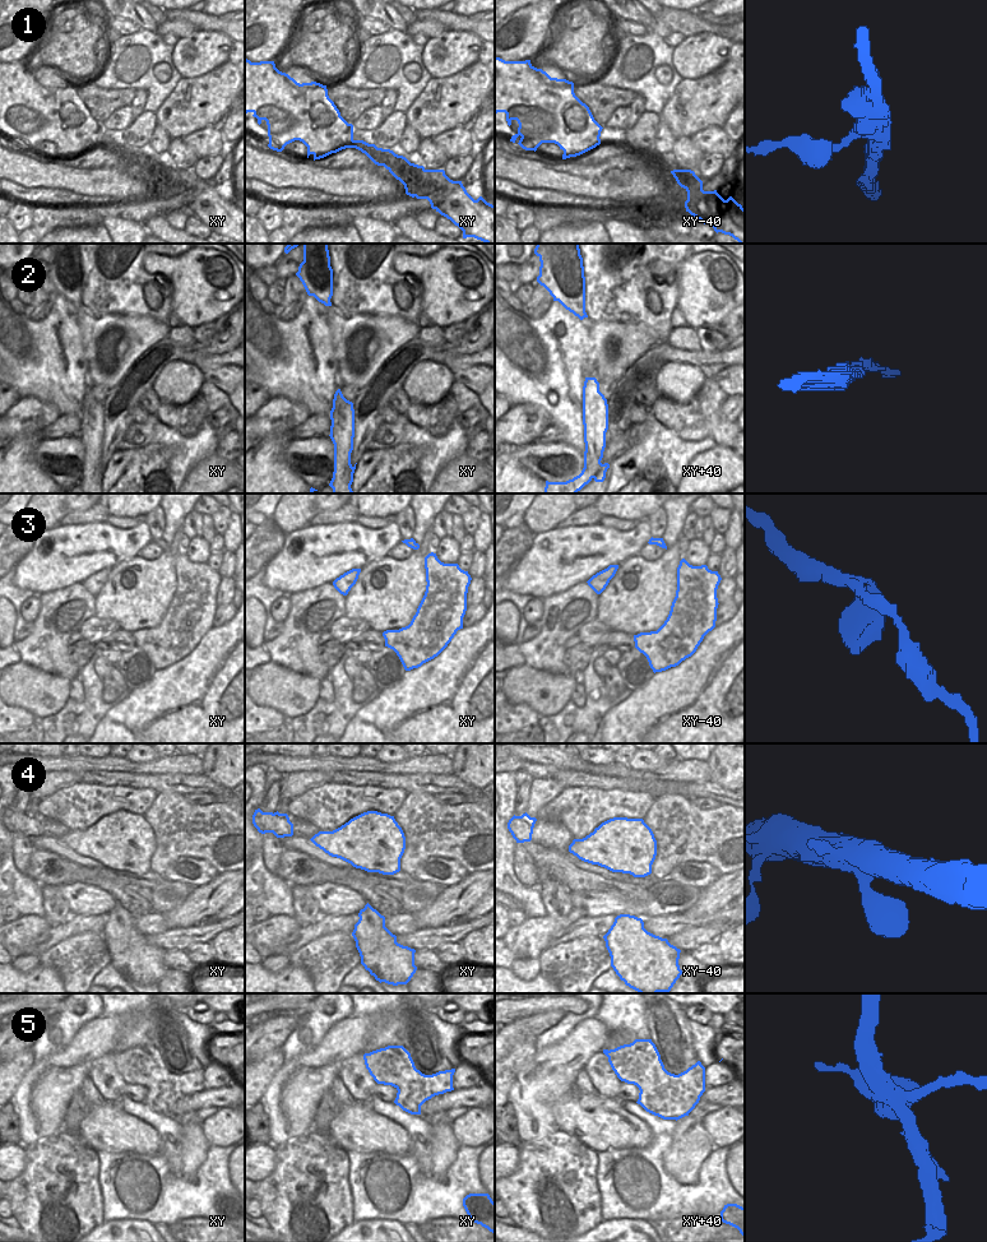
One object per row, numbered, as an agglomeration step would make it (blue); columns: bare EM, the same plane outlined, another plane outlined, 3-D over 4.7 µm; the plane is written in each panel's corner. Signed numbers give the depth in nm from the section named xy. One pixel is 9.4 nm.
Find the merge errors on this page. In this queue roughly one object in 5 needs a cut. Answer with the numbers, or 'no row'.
1, 5

